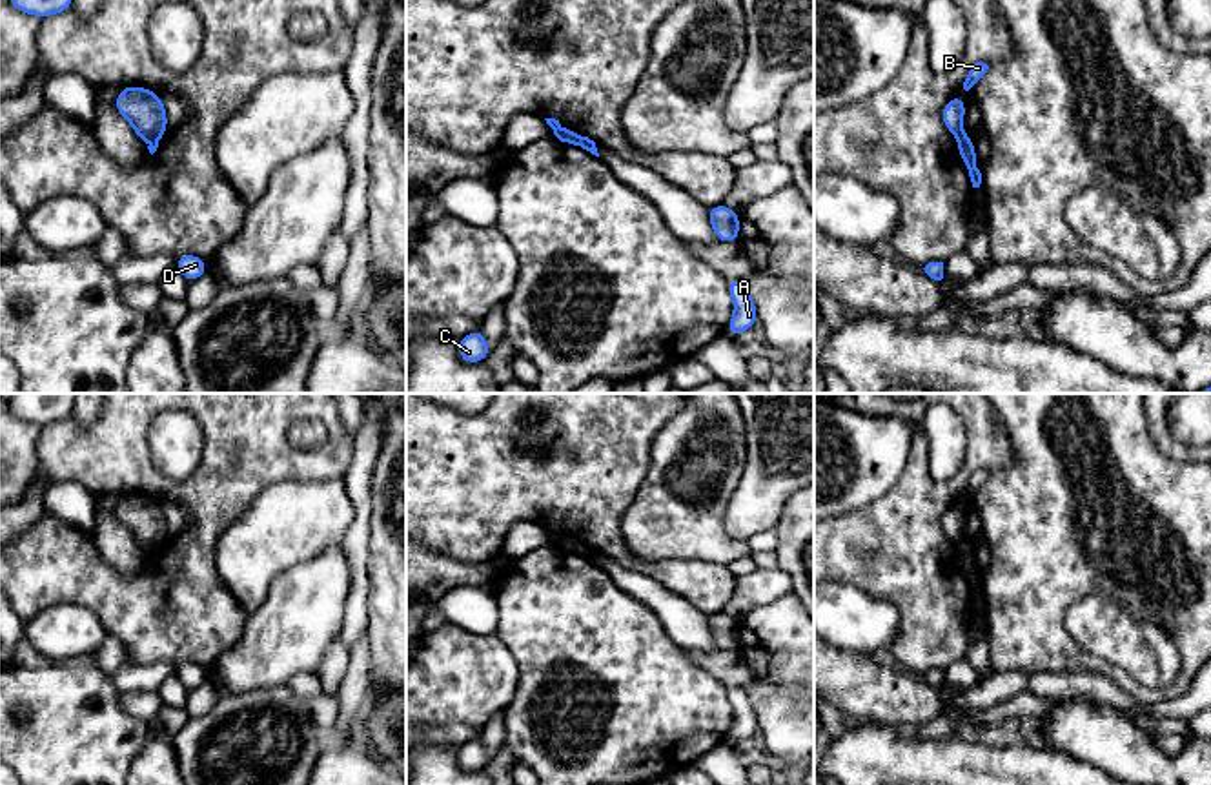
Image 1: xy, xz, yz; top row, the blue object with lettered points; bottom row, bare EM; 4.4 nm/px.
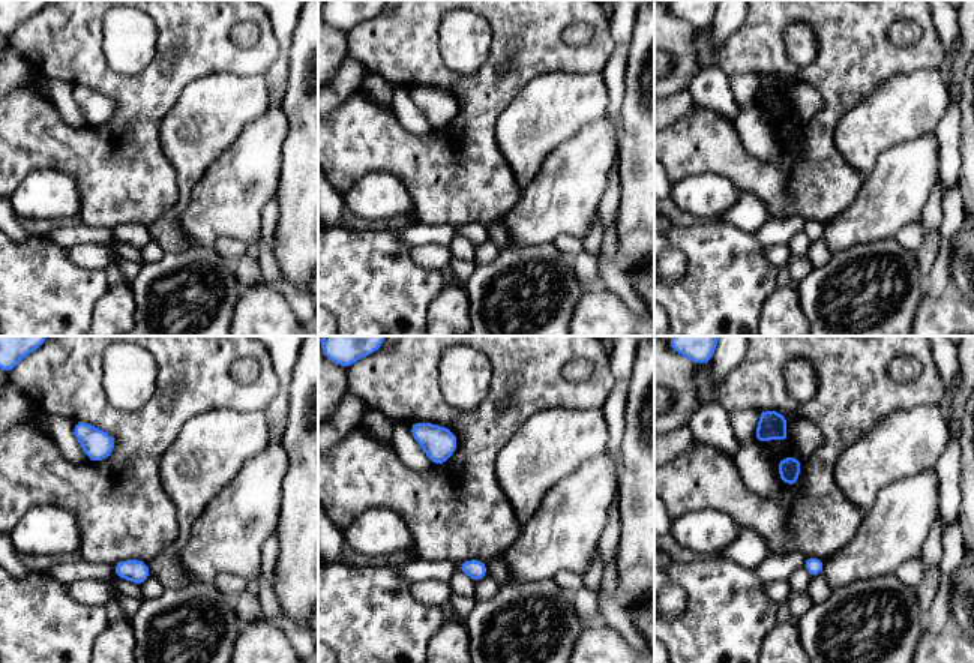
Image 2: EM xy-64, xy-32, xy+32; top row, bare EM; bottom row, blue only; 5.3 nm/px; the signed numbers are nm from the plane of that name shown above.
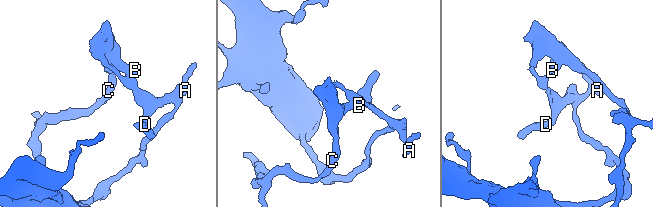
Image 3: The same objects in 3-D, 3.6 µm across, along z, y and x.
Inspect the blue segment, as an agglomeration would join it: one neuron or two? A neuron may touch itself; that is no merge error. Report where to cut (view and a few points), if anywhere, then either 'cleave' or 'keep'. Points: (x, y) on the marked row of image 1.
yz (964, 133), (956, 139) | cleave

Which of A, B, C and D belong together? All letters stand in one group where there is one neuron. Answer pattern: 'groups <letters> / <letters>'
groups A D / B C

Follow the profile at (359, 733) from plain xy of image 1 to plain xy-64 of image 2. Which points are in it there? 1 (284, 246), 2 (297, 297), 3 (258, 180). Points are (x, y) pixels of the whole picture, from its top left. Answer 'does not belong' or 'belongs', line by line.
1: does not belong
2: belongs
3: belongs

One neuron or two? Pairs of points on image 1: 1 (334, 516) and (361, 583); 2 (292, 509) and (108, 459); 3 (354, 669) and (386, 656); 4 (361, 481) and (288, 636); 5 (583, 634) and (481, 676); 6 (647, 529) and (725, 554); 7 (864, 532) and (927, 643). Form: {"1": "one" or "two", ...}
{"1": "two", "2": "two", "3": "two", "4": "two", "5": "two", "6": "one", "7": "one"}

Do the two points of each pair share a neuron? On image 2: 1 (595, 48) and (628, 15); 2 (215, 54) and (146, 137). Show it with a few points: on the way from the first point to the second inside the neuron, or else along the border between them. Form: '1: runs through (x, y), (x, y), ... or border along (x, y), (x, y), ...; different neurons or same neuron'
1: border along (608, 23), (613, 56), (604, 66); different neurons
2: runs through (191, 62), (146, 107), (146, 113); same neuron

